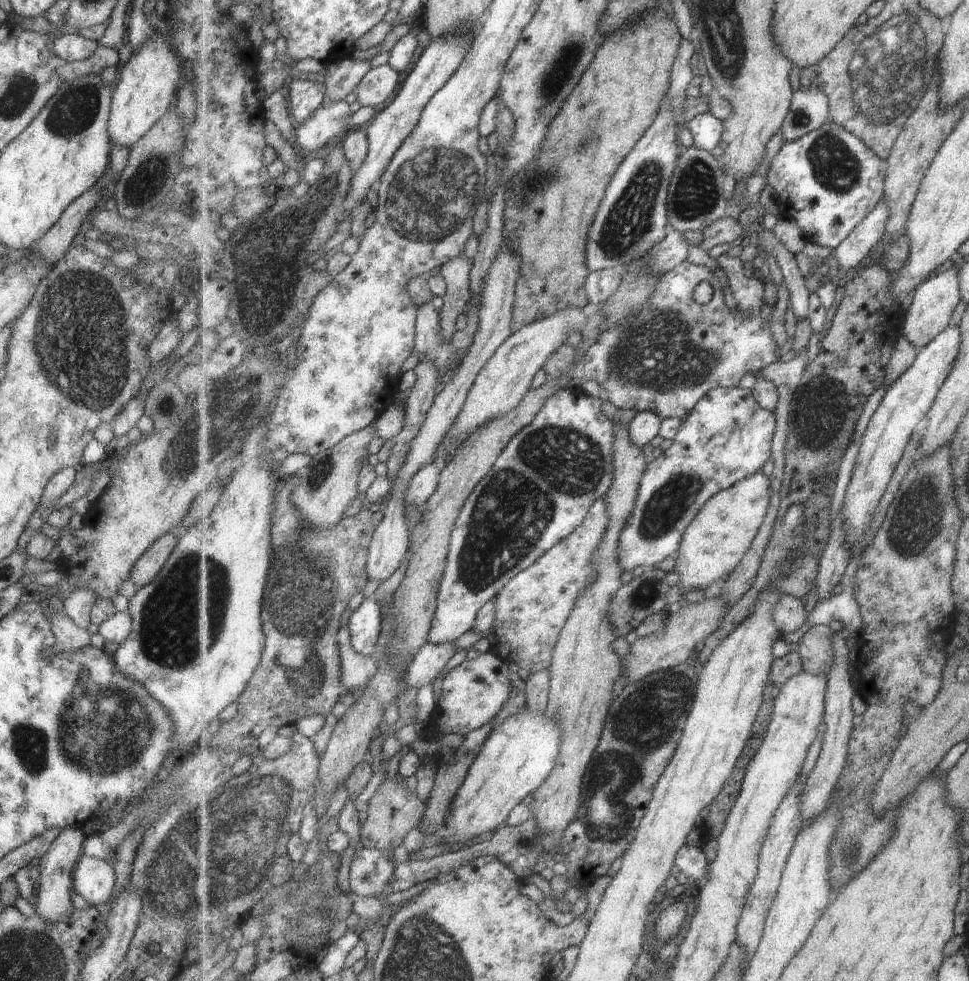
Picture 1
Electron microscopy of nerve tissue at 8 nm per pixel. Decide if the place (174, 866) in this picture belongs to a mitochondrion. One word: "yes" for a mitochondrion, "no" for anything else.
yes

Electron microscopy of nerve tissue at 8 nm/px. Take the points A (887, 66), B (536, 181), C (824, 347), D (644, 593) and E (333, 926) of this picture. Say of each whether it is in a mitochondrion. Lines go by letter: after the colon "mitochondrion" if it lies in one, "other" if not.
A: mitochondrion
B: mitochondrion
C: other
D: mitochondrion
E: other

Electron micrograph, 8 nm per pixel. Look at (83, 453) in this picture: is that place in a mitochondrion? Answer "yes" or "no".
no

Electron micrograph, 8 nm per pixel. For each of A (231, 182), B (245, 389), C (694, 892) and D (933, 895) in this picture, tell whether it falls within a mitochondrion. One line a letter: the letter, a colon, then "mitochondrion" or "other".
A: other
B: mitochondrion
C: other
D: other

